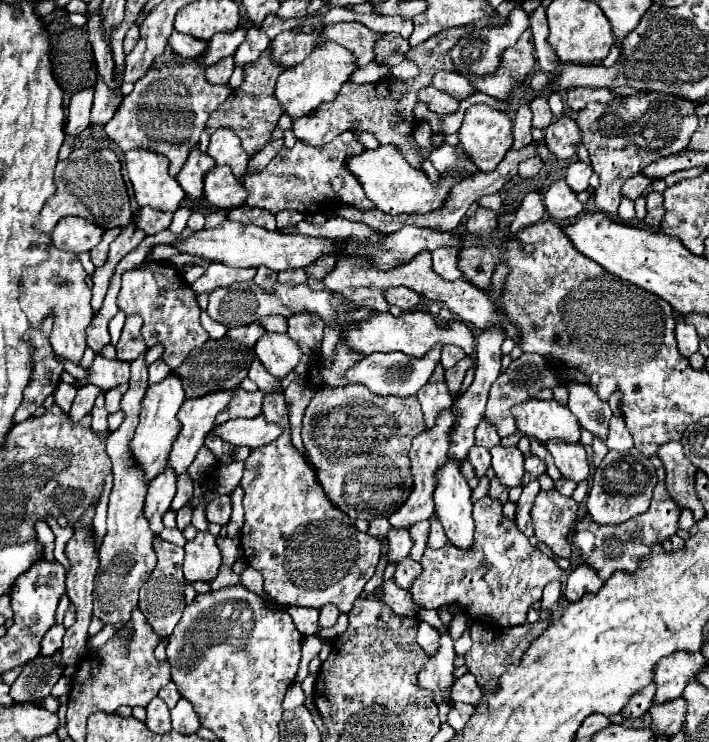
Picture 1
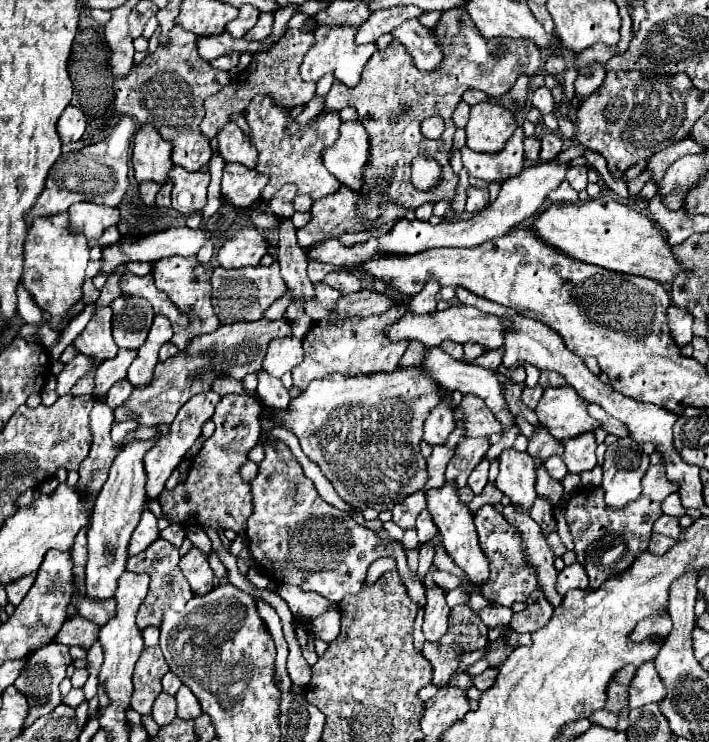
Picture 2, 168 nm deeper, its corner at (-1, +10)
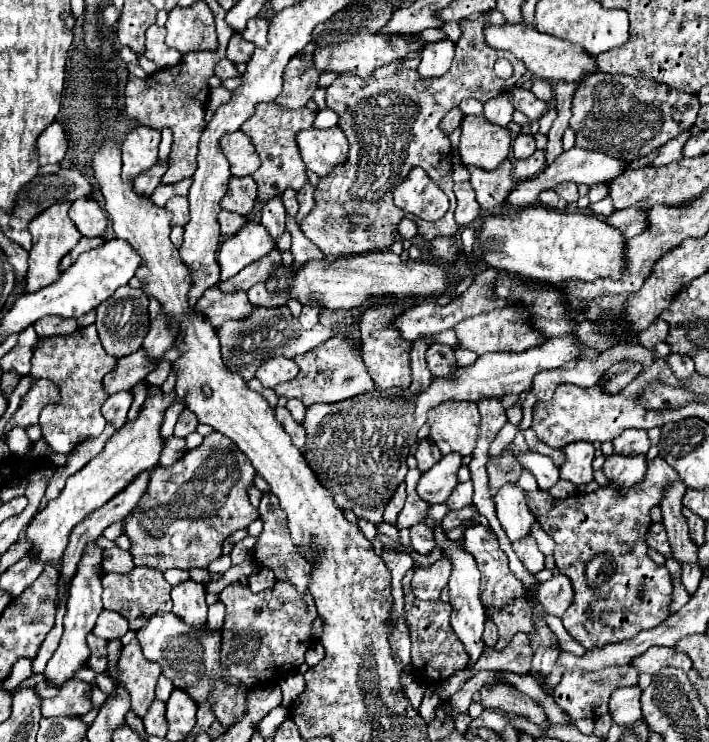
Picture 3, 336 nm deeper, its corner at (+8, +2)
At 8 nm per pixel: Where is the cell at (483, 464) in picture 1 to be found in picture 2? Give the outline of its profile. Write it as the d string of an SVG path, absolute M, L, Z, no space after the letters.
M481 460L479 466L471 472L467 486L473 490L473 494L481 494L481 490L487 484L487 470L489 470L489 460Z

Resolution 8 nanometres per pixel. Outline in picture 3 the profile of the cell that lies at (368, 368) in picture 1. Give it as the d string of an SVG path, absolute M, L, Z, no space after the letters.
M506 444L506 452L514 454L518 458L518 462L522 464L522 468L530 470L534 474L534 478L538 480L538 486L540 490L548 490L552 488L556 482L558 482L558 468L554 466L554 462L542 454L536 454L536 452L520 452L516 444Z

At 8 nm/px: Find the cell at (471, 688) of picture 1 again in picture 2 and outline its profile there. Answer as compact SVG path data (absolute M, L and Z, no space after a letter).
M487 668L483 674L475 676L475 678L473 678L473 682L475 682L475 686L477 686L481 692L485 692L485 690L489 690L489 688L495 684L497 674L499 674L499 670L497 670L497 668Z

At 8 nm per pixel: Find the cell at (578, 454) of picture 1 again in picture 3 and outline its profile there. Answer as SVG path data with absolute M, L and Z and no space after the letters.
M572 442L562 448L566 462L560 466L560 478L578 484L592 482L594 446L590 442Z

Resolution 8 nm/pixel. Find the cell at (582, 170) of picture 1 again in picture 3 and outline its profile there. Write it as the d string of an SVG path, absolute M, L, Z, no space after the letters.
M562 182L562 186L554 188L566 202L576 202L578 200L578 188L574 182Z

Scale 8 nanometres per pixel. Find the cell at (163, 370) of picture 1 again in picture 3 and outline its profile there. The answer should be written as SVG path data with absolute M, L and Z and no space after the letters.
M162 360L162 362L146 376L146 382L148 382L148 384L154 384L154 386L162 386L162 384L166 382L170 370L172 370L172 364L166 362L166 360Z

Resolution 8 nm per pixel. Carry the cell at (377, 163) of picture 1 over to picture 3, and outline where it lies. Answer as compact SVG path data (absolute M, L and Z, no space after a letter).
M340 126L298 132L298 148L306 168L320 178L326 178L336 166L348 160L348 140Z

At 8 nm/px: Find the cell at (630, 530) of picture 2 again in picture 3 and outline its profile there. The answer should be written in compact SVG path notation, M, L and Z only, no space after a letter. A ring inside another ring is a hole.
M656 456L654 460L648 462L646 478L638 486L634 486L634 490L630 490L630 494L626 494L622 502L614 502L614 490L610 490L610 486L598 488L592 494L568 496L564 500L556 500L548 492L542 492L542 490L526 494L528 506L534 512L536 520L556 542L556 552L554 552L556 566L572 582L574 602L562 616L562 622L566 630L570 632L570 636L578 640L584 648L594 650L594 648L608 646L612 642L634 638L642 630L650 630L662 624L670 616L668 602L672 596L672 576L666 570L666 566L660 566L650 560L648 546L646 546L646 532L652 524L650 508L660 504L666 488L678 480L680 480L678 472L672 470L670 464L662 456ZM586 608L590 608L598 618L586 618Z

